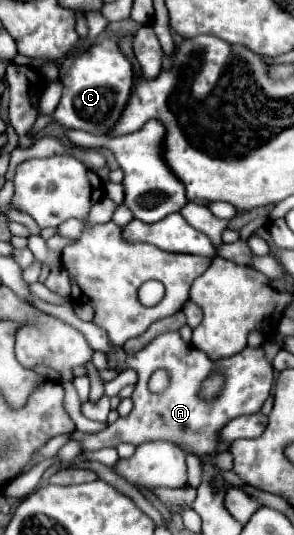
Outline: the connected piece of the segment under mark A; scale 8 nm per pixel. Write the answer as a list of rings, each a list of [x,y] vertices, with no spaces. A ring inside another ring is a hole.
[[[32,296],[32,304],[52,316],[62,318],[64,322],[72,324],[76,330],[80,330],[88,344],[94,350],[102,350],[116,358],[116,364],[120,370],[136,370],[138,372],[138,386],[134,388],[132,400],[134,410],[126,418],[118,418],[114,424],[108,424],[98,434],[84,434],[80,430],[74,430],[70,440],[76,440],[82,448],[82,452],[94,452],[102,448],[116,448],[122,442],[140,446],[150,440],[170,440],[178,444],[184,452],[198,452],[198,454],[212,454],[220,452],[220,428],[228,424],[232,418],[238,418],[242,414],[258,412],[264,404],[264,400],[270,394],[272,382],[274,382],[274,370],[270,362],[264,358],[264,352],[260,348],[244,348],[240,354],[222,358],[222,360],[210,360],[204,352],[196,350],[192,344],[186,344],[178,332],[164,332],[156,336],[150,344],[146,344],[140,352],[128,354],[124,348],[116,348],[110,340],[106,330],[96,326],[94,322],[84,322],[74,314],[72,302],[64,304],[50,304],[40,300],[38,296]],[[154,370],[166,370],[170,384],[162,394],[152,394],[148,390],[148,380]],[[222,374],[224,376],[224,388],[218,396],[204,400],[200,398],[202,382],[212,376]]]

